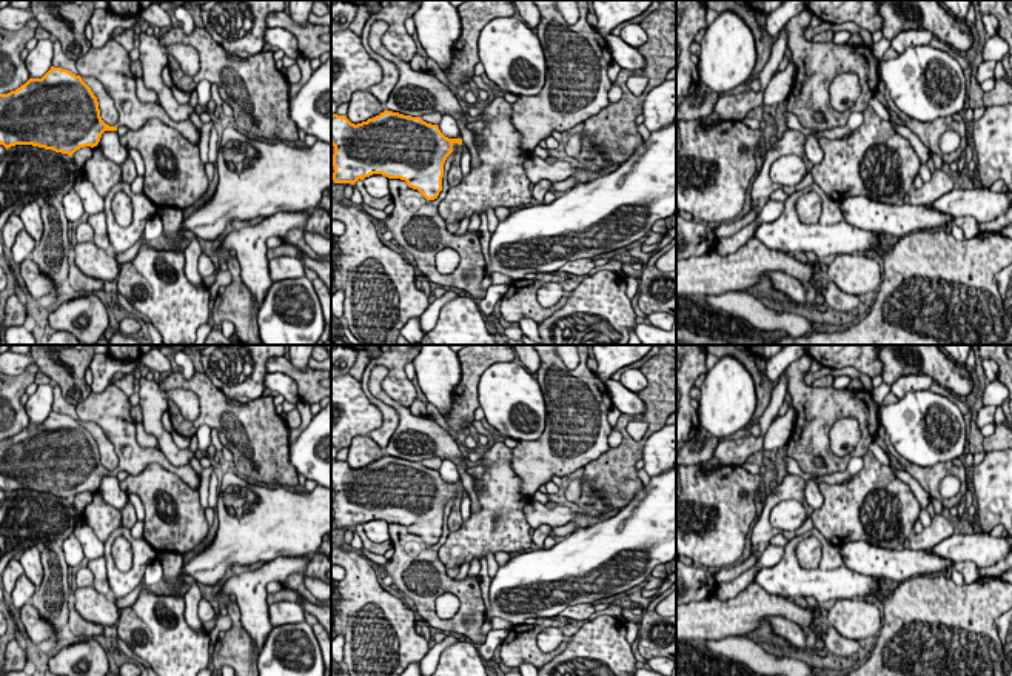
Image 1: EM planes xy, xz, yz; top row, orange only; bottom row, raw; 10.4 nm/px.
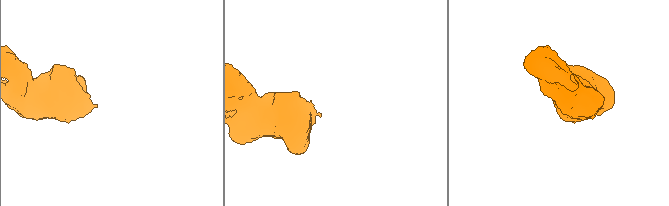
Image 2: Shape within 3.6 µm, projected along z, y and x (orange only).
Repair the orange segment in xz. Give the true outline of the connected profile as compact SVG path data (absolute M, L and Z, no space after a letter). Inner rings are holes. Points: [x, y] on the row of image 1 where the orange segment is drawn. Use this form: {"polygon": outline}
{"polygon": "M384 111L362 123L351 123L347 115L331 114L331 165L334 183L354 185L373 174L405 180L427 200L442 191L444 163L453 152L448 185L462 180L462 136L445 137L437 125L421 117Z"}

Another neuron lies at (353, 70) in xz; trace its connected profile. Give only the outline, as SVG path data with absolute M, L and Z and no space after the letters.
M351 29L331 32L331 102L350 103L356 91L380 83L379 63L364 49L360 35Z

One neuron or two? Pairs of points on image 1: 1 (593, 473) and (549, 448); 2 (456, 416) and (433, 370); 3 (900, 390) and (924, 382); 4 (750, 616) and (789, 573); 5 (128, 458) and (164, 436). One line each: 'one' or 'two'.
1: two
2: two
3: one
4: two
5: two

